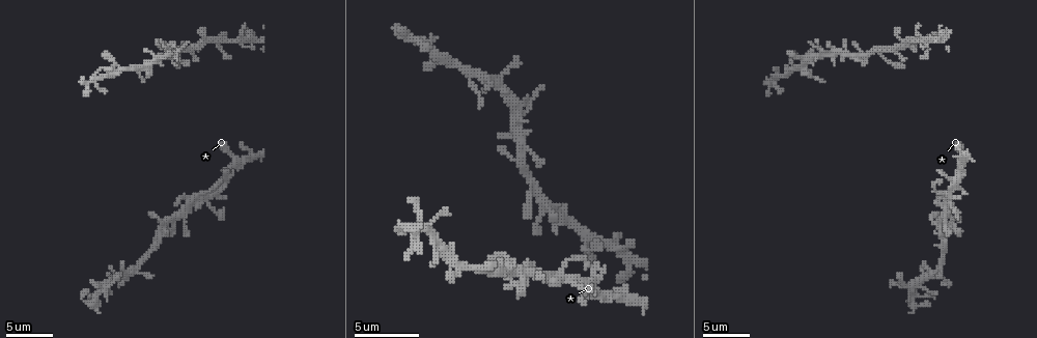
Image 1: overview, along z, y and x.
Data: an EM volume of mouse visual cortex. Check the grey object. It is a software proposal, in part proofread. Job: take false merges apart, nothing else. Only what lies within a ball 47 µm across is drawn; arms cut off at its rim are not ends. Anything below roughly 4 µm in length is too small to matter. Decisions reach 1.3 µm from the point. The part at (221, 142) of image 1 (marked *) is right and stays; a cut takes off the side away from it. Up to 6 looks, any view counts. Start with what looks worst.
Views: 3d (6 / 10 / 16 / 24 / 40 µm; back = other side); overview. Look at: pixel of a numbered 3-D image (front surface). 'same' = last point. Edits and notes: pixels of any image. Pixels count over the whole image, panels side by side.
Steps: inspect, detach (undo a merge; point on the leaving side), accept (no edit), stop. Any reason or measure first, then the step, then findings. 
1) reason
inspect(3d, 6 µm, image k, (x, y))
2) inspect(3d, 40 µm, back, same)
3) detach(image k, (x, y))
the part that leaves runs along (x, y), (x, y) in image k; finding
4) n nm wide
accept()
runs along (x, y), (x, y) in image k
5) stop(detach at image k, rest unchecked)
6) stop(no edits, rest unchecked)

inspect(3d, 10 µm, image 1, (606, 296))

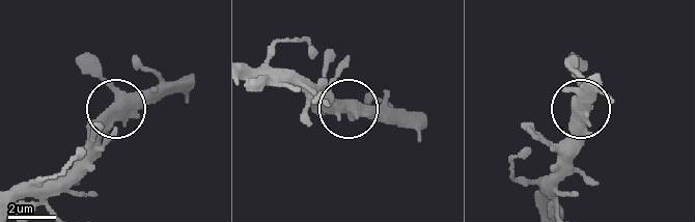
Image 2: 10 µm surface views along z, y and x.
accept()
runs along (84, 55), (119, 107), (138, 101), (160, 79) in image 2; one neuron here

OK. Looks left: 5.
four-way junction
inspect(3d, 10 µm, image 1, (225, 40))

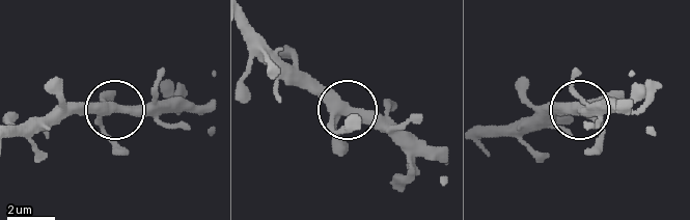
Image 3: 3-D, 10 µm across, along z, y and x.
inspect(3d, 10 µm, back, image 3, (112, 106))

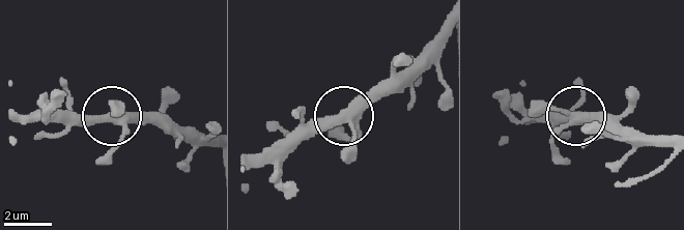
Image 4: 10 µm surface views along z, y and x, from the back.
370 nm wide
accept()
all the same neuron

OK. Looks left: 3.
a narrow waist
inspect(3d, 10 µm, image 1, (164, 230))

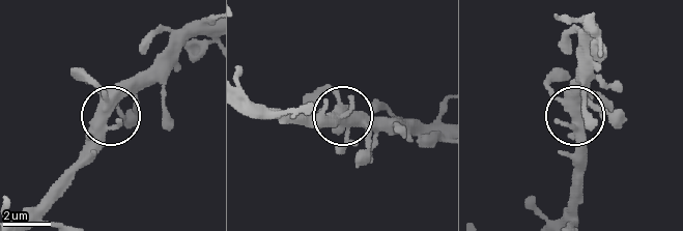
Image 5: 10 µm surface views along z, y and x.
accept()
runs along (598, 28), (575, 123), (575, 163) in image 5; all the same neuron

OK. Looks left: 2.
stop(no edits, rest unchecked)

